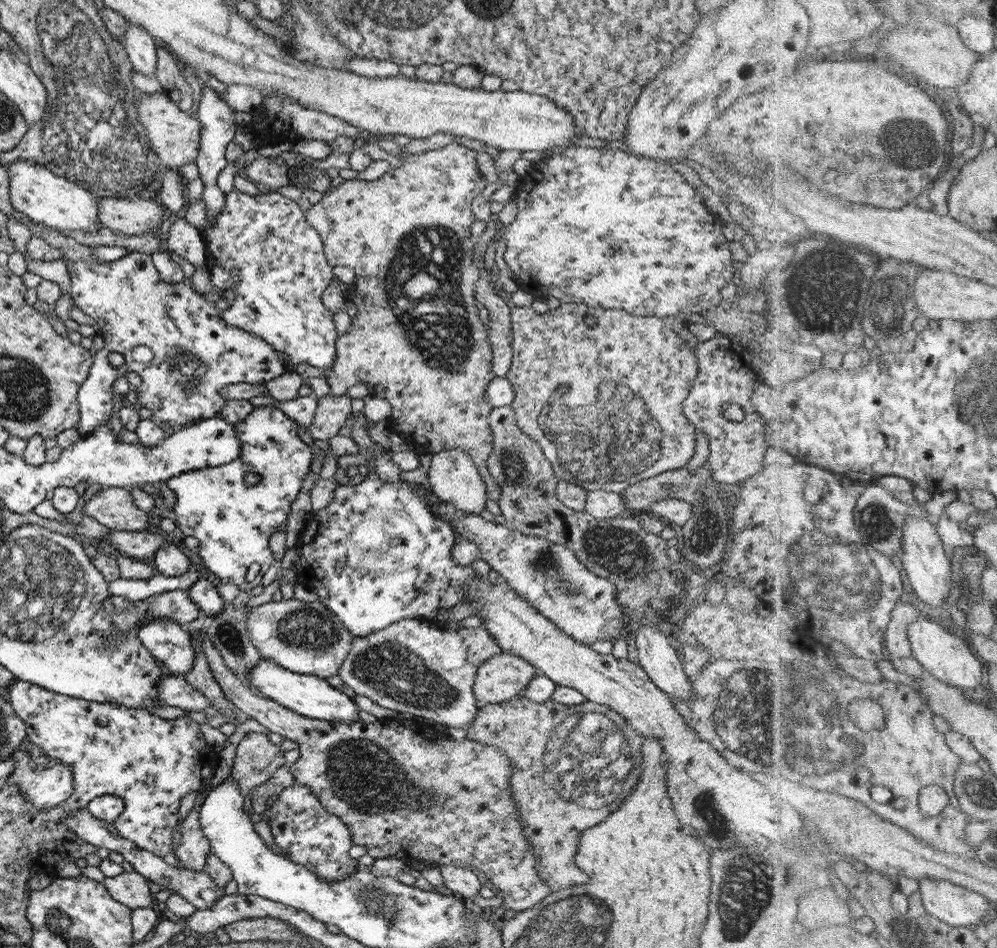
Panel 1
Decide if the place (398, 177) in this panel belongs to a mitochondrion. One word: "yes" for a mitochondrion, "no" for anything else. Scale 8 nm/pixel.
no

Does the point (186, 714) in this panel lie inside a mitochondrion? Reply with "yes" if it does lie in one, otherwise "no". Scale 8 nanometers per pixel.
no

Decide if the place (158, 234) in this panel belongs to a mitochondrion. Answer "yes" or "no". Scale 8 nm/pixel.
no

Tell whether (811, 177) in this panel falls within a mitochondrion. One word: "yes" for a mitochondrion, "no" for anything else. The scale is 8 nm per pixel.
yes

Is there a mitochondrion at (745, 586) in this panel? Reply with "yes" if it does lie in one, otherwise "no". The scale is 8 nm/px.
no

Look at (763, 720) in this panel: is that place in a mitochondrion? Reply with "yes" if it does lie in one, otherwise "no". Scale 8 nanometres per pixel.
yes

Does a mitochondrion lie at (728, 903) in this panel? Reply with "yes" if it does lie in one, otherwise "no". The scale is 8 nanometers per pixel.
yes

